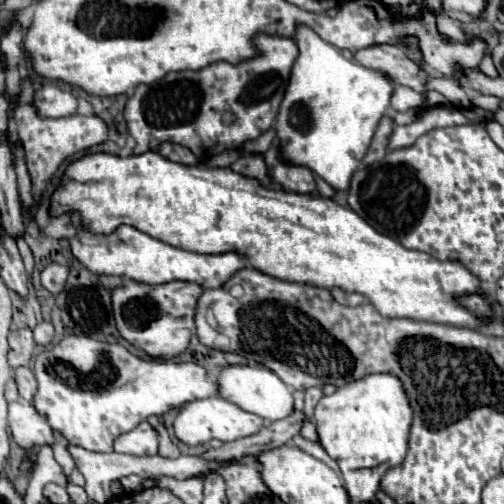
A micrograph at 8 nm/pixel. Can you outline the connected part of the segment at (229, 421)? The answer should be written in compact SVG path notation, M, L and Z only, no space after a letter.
M210 396L210 398L196 400L196 402L188 402L188 404L180 410L178 418L174 420L176 436L178 436L182 442L190 444L190 446L206 444L206 442L210 442L212 438L218 438L218 440L222 440L222 442L238 440L238 438L256 434L262 426L264 426L264 418L242 410L242 408L238 408L236 404L232 404L232 402L228 402L228 400L220 398L220 396Z

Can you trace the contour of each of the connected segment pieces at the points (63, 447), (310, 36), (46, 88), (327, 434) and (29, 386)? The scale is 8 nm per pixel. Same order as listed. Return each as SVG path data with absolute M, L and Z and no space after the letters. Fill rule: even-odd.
M54 432L54 438L56 438L54 458L56 458L56 462L64 468L64 474L70 476L70 472L76 468L76 464L72 462L72 456L68 454L68 440L66 440L62 434L56 434L56 432Z
M300 24L296 26L294 40L300 48L300 56L292 66L290 84L286 88L286 96L280 104L280 112L276 118L276 132L280 138L280 150L284 160L308 166L312 172L322 176L334 190L348 190L350 178L364 158L374 130L380 118L386 114L390 106L390 98L394 94L394 82L388 74L360 66L358 62L346 60L336 46L324 42L312 28Z
M44 84L34 94L34 106L42 118L64 118L76 114L78 98L54 84Z
M370 374L338 388L332 396L324 396L316 404L314 424L320 446L340 466L344 488L348 490L352 502L362 502L372 500L386 470L404 460L408 452L412 408L404 386L396 376Z
M18 368L16 370L16 384L18 384L18 392L20 392L22 400L32 402L38 384L36 384L36 378L34 378L30 368Z

